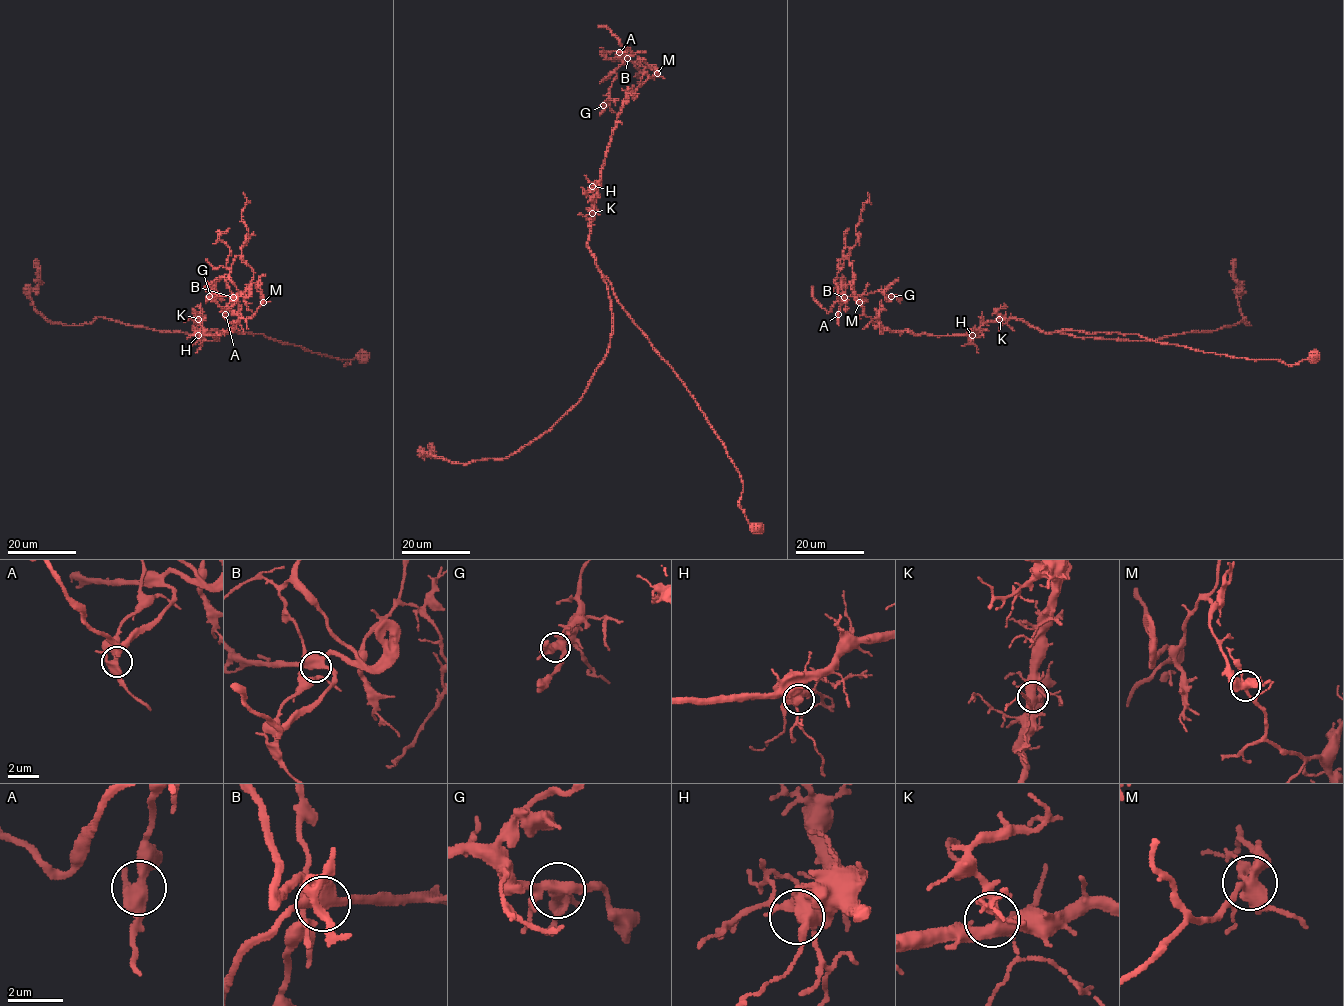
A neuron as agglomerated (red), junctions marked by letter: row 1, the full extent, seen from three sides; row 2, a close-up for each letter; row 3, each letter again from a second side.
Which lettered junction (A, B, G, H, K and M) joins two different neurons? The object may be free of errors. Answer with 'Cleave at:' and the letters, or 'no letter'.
Cleave at: M

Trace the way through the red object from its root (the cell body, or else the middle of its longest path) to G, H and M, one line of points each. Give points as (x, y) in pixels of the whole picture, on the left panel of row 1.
G: (361, 356), (200, 332), (196, 317), (219, 334), (261, 304), (238, 256), (232, 294), (209, 296)
H: (361, 356), (345, 365), (348, 360), (261, 333), (202, 333), (194, 326), (196, 317), (203, 328), (198, 335)
M: (361, 356), (345, 365), (261, 333), (194, 326), (196, 317), (208, 335), (229, 331), (262, 302)

